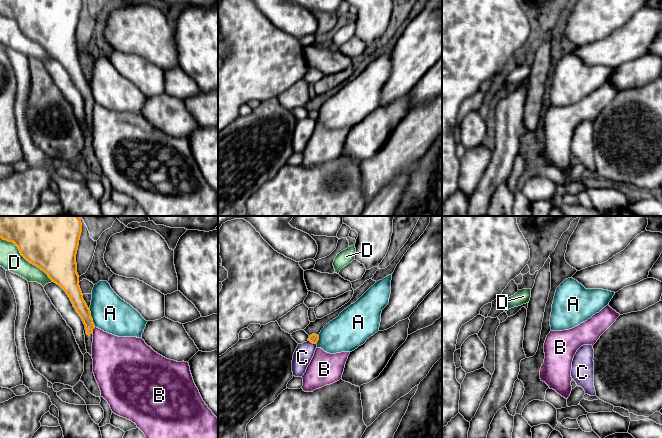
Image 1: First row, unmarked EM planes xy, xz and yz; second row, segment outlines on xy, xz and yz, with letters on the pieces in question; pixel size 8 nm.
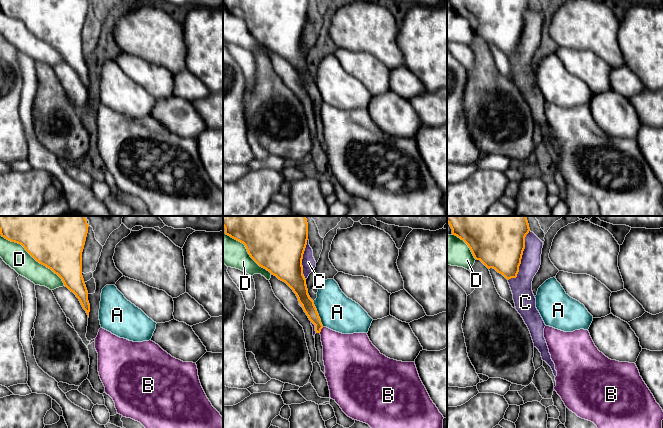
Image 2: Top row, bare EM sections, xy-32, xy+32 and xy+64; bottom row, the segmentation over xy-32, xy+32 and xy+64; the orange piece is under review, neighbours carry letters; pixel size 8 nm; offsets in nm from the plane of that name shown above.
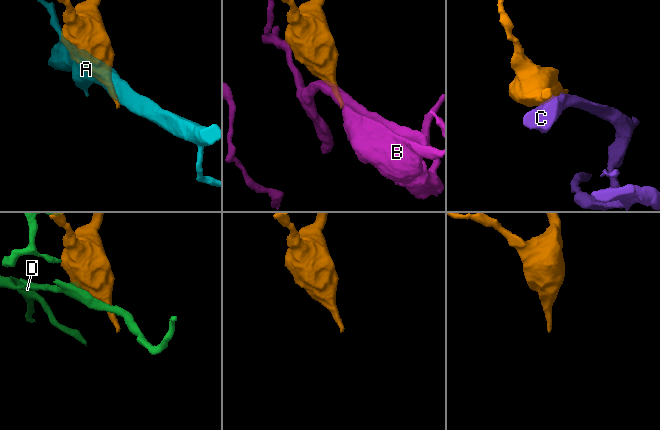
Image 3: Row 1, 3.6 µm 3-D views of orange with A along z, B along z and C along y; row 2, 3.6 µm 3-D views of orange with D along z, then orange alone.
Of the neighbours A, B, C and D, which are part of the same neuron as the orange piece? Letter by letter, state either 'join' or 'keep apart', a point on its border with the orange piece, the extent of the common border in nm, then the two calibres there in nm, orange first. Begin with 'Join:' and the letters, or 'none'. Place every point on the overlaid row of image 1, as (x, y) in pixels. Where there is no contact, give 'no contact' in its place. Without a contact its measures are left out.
Join: none
A: keep apart; contact xy (91, 317); length 160 nm; calibres 110 and 300 nm
B: keep apart; contact xy (92, 330); length 60 nm; calibres 100 and 300 nm
C: keep apart; contact xz (312, 342); length 80 nm; calibres 70 and 150 nm
D: keep apart; contact xy (25, 258); length 550 nm; calibres 500 and 180 nm

